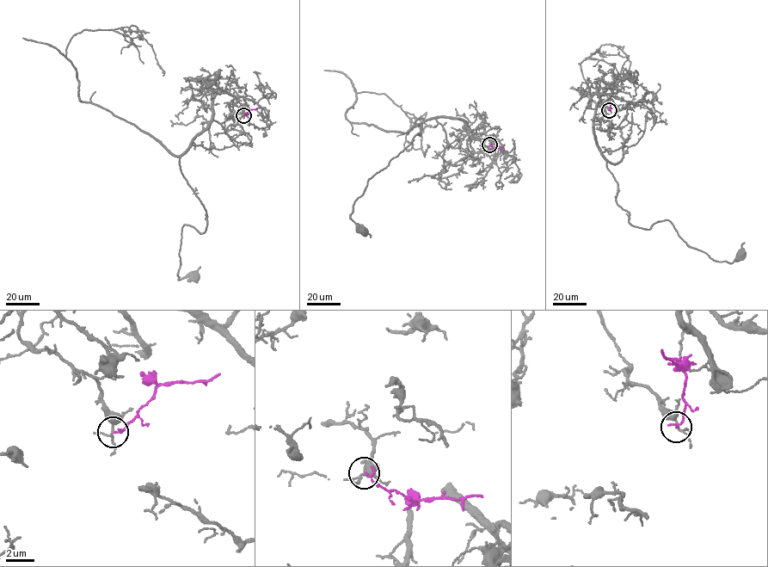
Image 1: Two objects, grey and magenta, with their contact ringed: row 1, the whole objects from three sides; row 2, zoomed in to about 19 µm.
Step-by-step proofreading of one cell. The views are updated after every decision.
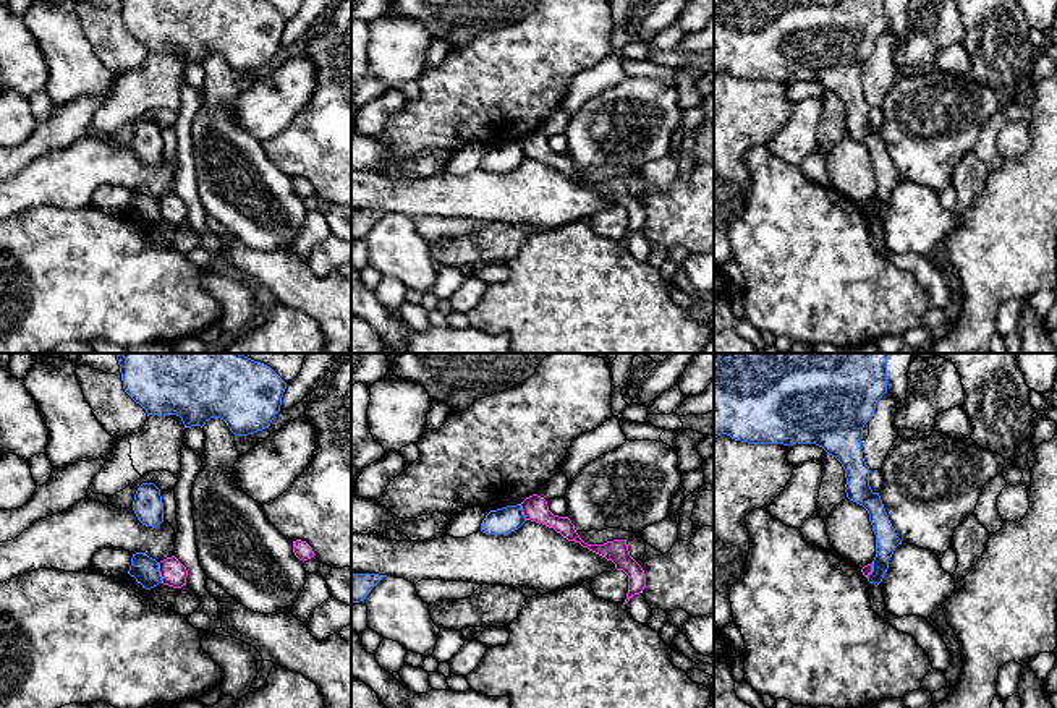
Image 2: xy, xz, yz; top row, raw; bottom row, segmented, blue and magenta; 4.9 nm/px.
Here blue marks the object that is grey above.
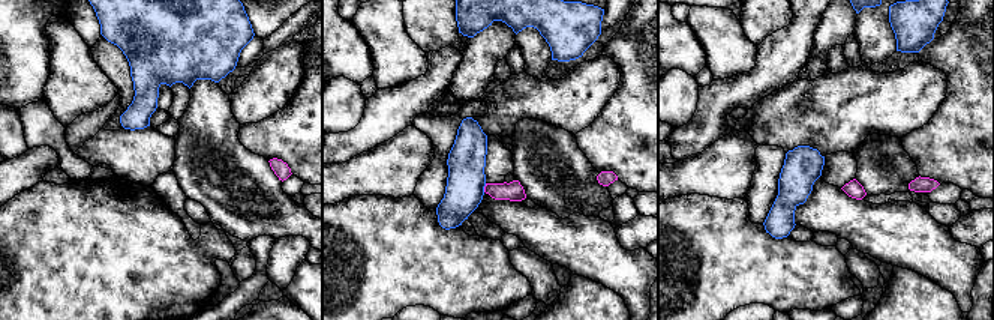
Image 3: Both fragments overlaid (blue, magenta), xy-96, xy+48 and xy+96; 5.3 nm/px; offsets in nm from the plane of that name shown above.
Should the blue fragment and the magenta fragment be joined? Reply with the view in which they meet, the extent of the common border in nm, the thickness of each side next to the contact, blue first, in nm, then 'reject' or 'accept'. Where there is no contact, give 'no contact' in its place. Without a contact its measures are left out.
xy | 110 nm | 140/130 nm | reject

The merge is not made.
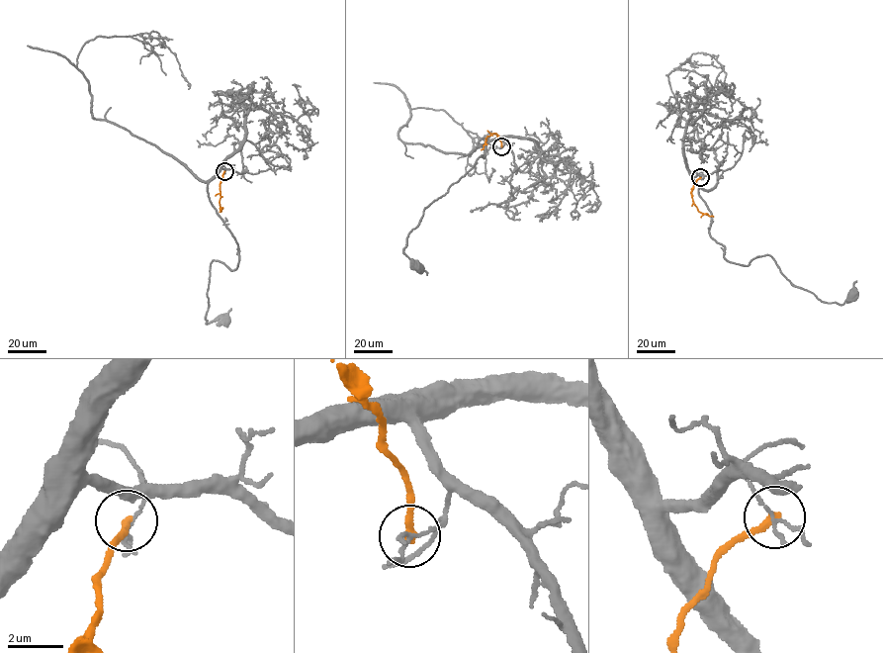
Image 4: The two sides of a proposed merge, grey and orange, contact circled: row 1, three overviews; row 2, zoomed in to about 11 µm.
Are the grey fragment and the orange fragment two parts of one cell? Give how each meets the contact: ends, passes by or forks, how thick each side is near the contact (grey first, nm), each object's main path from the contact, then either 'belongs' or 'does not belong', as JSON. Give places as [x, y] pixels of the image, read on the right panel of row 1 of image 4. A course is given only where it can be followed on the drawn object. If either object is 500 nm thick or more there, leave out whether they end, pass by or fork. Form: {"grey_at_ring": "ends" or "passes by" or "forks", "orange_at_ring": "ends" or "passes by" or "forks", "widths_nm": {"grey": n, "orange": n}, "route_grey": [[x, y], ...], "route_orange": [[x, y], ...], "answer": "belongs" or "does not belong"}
{"grey_at_ring": "passes by", "orange_at_ring": "ends", "widths_nm": {"grey": 130, "orange": 280}, "route_grey": [[700, 177], [693, 177], [711, 215], [709, 233], [725, 258], [748, 265], [770, 255], [822, 301], [851, 296]], "route_orange": [[700, 177], [691, 192], [693, 203], [699, 212], [713, 217]], "answer": "does not belong"}

